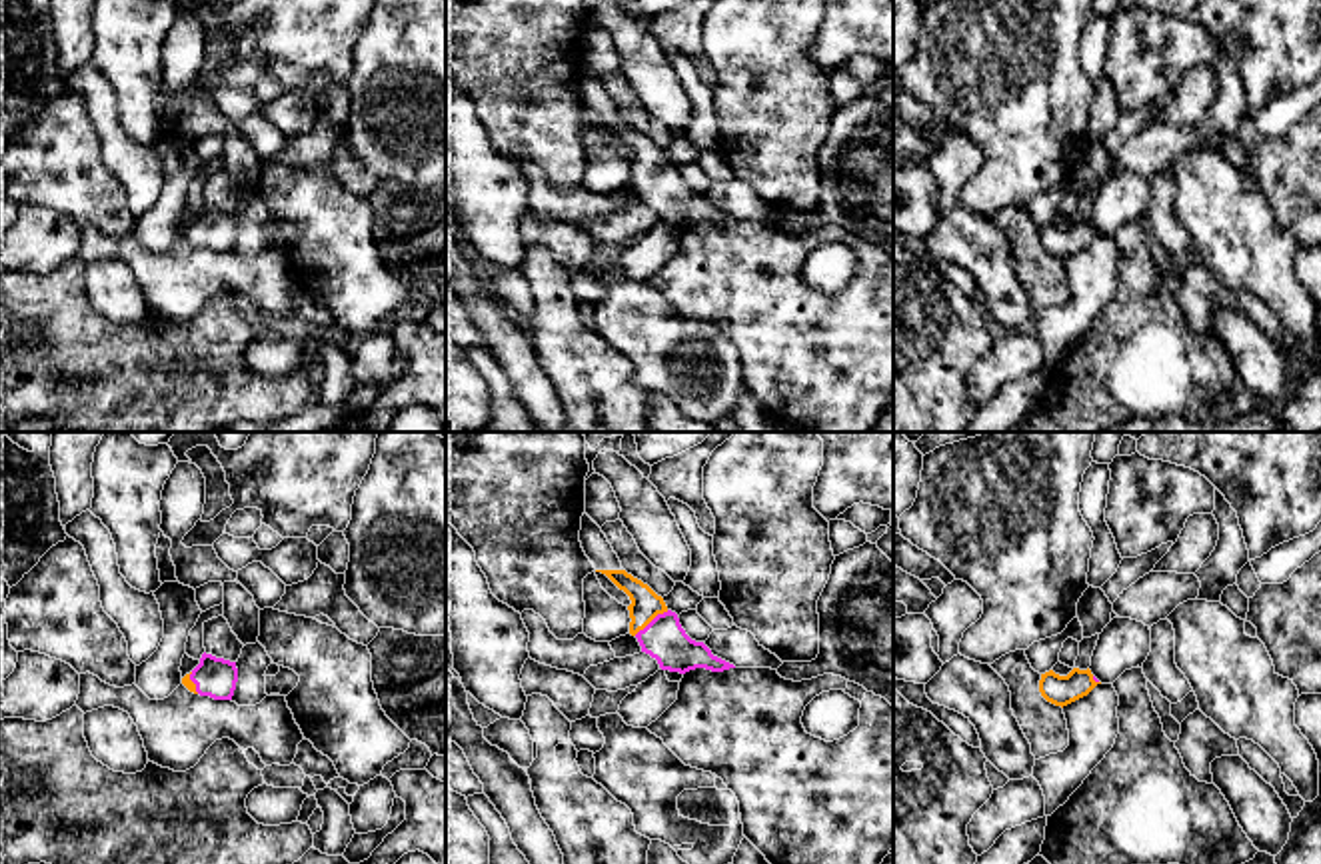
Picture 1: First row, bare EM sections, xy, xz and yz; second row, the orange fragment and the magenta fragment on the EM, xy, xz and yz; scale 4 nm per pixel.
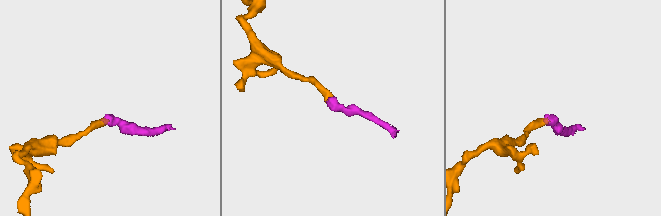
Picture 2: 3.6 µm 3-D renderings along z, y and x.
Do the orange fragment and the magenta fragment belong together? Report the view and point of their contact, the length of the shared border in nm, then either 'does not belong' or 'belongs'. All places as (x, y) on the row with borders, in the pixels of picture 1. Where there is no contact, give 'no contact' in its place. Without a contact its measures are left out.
xz (650, 620) | 170 nm | belongs

